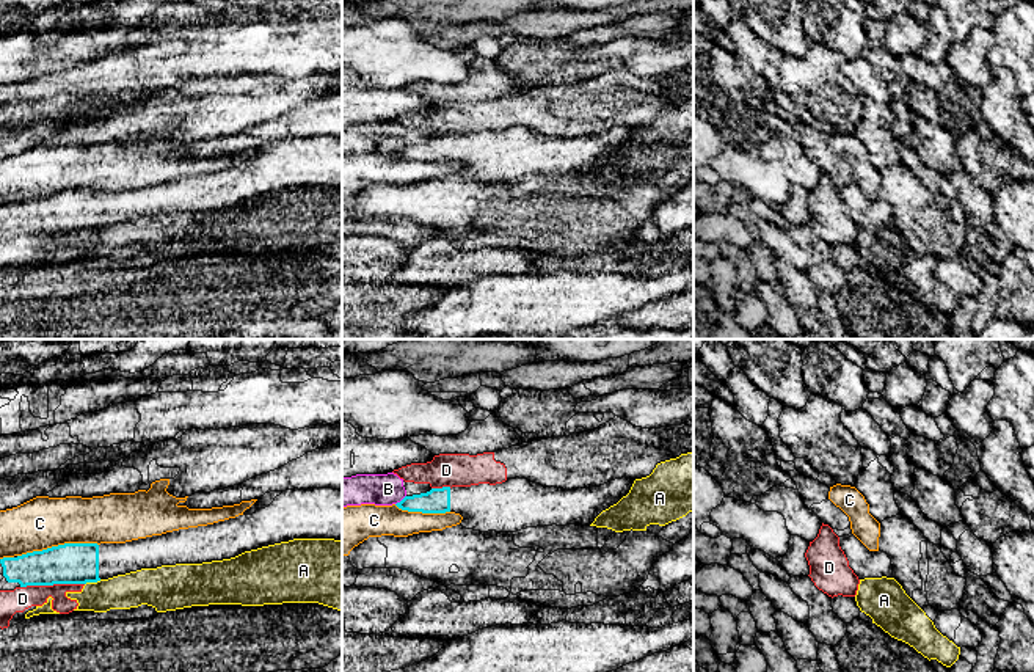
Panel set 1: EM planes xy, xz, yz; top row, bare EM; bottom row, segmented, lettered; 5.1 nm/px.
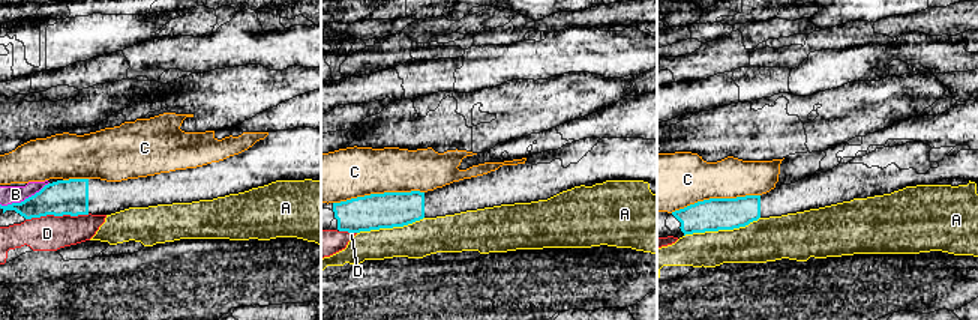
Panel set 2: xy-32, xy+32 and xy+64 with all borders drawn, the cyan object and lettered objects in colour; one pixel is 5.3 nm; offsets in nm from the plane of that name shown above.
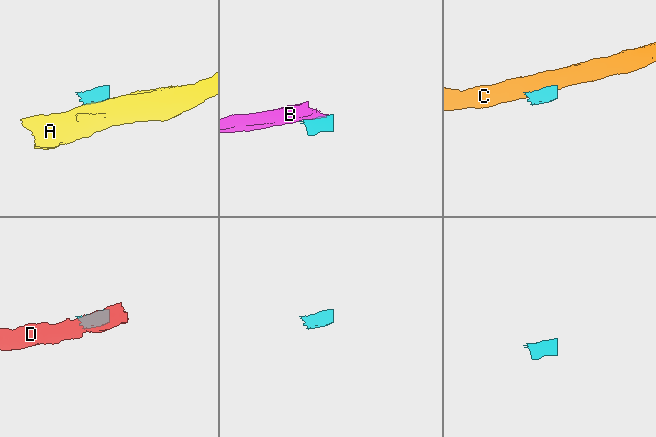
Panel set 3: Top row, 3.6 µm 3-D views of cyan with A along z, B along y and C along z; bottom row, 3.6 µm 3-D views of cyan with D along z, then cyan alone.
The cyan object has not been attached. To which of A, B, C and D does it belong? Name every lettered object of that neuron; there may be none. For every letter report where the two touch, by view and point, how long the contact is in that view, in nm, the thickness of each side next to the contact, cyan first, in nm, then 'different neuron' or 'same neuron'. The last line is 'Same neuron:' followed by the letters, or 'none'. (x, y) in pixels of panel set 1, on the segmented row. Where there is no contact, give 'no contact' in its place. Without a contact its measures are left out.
A: contact xy (93, 581); length 90 nm; calibres 200 and 180 nm; different neuron
B: contact xz (402, 500); length 80 nm; calibres 130 and 160 nm; different neuron
C: contact xy (58, 545); length 420 nm; calibres 200 and 260 nm; different neuron
D: contact xy (52, 584); length 320 nm; calibres 200 and 120 nm; different neuron
Same neuron: none

